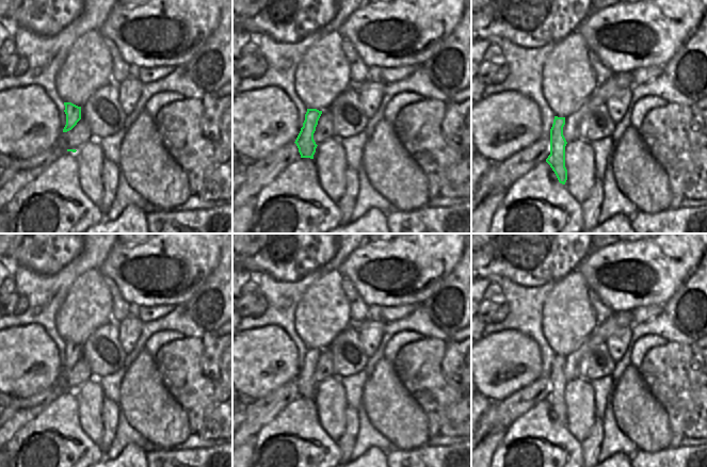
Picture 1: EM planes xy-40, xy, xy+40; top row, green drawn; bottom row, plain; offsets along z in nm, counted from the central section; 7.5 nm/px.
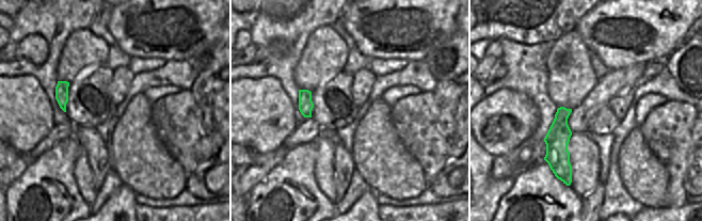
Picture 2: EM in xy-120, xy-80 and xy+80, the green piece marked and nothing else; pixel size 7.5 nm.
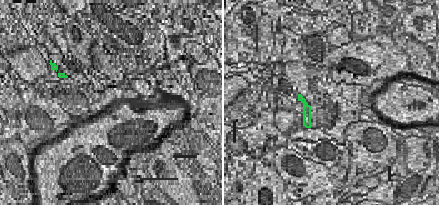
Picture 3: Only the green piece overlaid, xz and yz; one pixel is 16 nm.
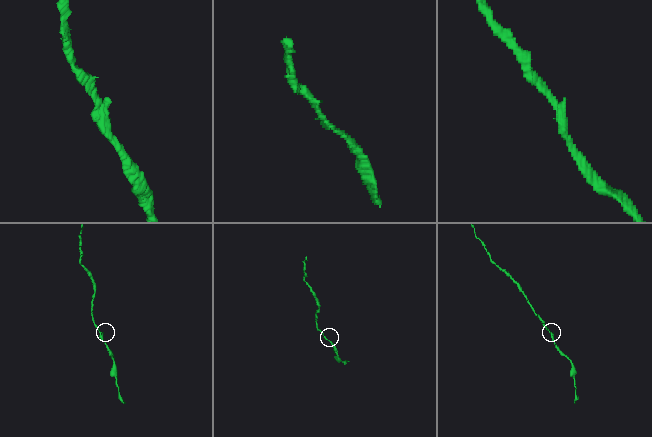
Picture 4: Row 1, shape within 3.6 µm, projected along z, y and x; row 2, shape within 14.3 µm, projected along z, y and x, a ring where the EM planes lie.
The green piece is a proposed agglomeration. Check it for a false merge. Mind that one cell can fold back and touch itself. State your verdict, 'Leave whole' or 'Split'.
Leave whole

